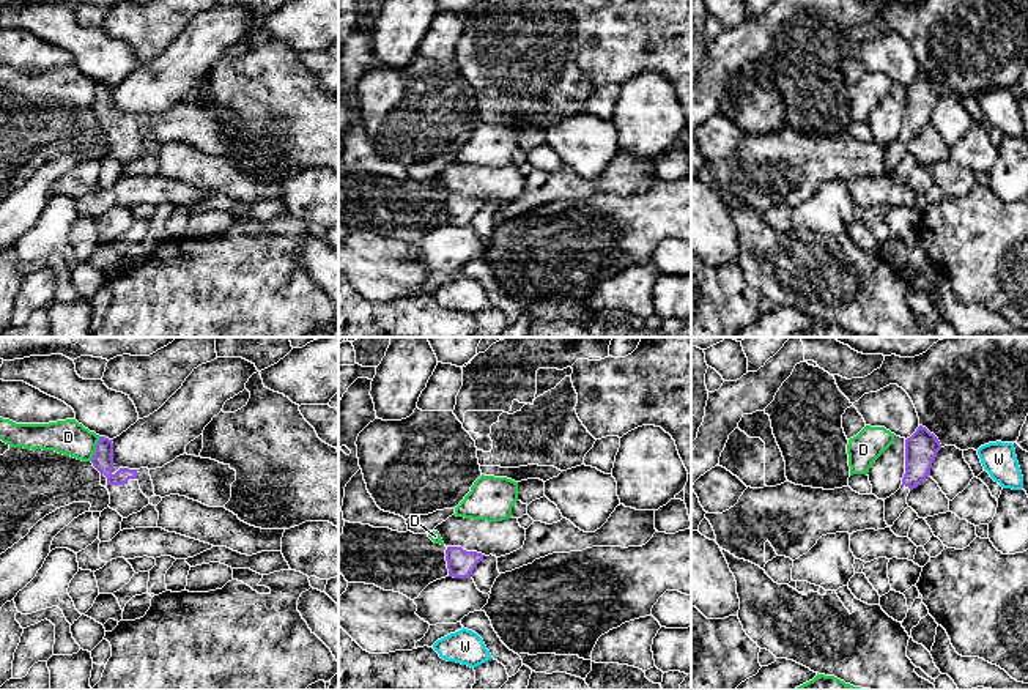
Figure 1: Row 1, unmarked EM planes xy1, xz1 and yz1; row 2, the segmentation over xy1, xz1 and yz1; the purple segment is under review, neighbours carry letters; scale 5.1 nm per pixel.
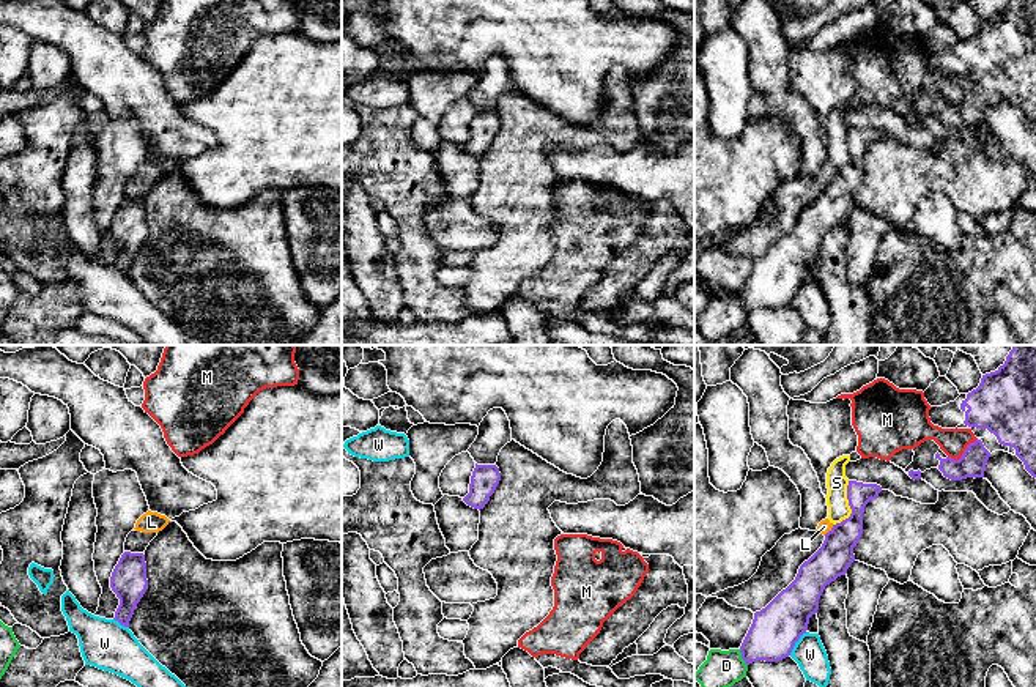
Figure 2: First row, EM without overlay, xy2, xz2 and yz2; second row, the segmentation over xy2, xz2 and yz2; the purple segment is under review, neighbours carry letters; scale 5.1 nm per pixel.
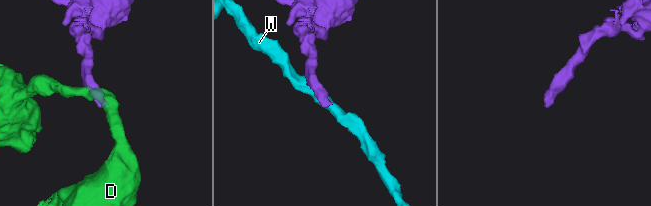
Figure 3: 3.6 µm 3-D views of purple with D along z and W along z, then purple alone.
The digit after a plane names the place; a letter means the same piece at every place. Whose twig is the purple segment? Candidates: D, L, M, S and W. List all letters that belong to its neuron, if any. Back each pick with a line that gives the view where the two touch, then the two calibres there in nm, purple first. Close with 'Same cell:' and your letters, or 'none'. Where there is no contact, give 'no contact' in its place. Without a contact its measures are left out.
Same cell: none

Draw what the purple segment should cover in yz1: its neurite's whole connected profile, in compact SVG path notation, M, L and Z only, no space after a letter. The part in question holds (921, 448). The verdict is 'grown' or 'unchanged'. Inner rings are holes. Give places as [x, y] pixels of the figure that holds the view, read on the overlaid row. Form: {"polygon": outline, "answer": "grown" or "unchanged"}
{"polygon": "M919 425L916 432L905 440L905 474L900 488L885 501L885 521L893 526L900 514L908 507L907 496L926 477L930 476L932 463L941 449L938 438L926 427Z", "answer": "grown"}

